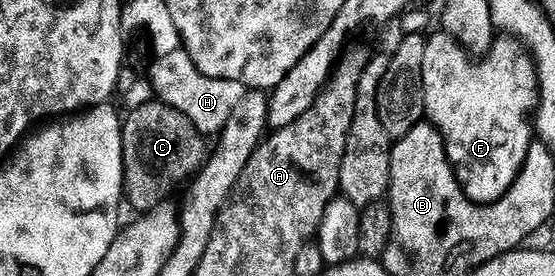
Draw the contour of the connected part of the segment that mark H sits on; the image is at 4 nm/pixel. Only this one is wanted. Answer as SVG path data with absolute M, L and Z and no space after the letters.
M184 48L160 55L156 61L157 63L147 73L147 79L153 86L154 95L171 108L183 112L183 116L191 120L198 134L202 136L220 135L231 118L231 112L239 104L239 100L245 98L247 87L235 80L215 80L211 76L203 76L203 72L195 68Z

